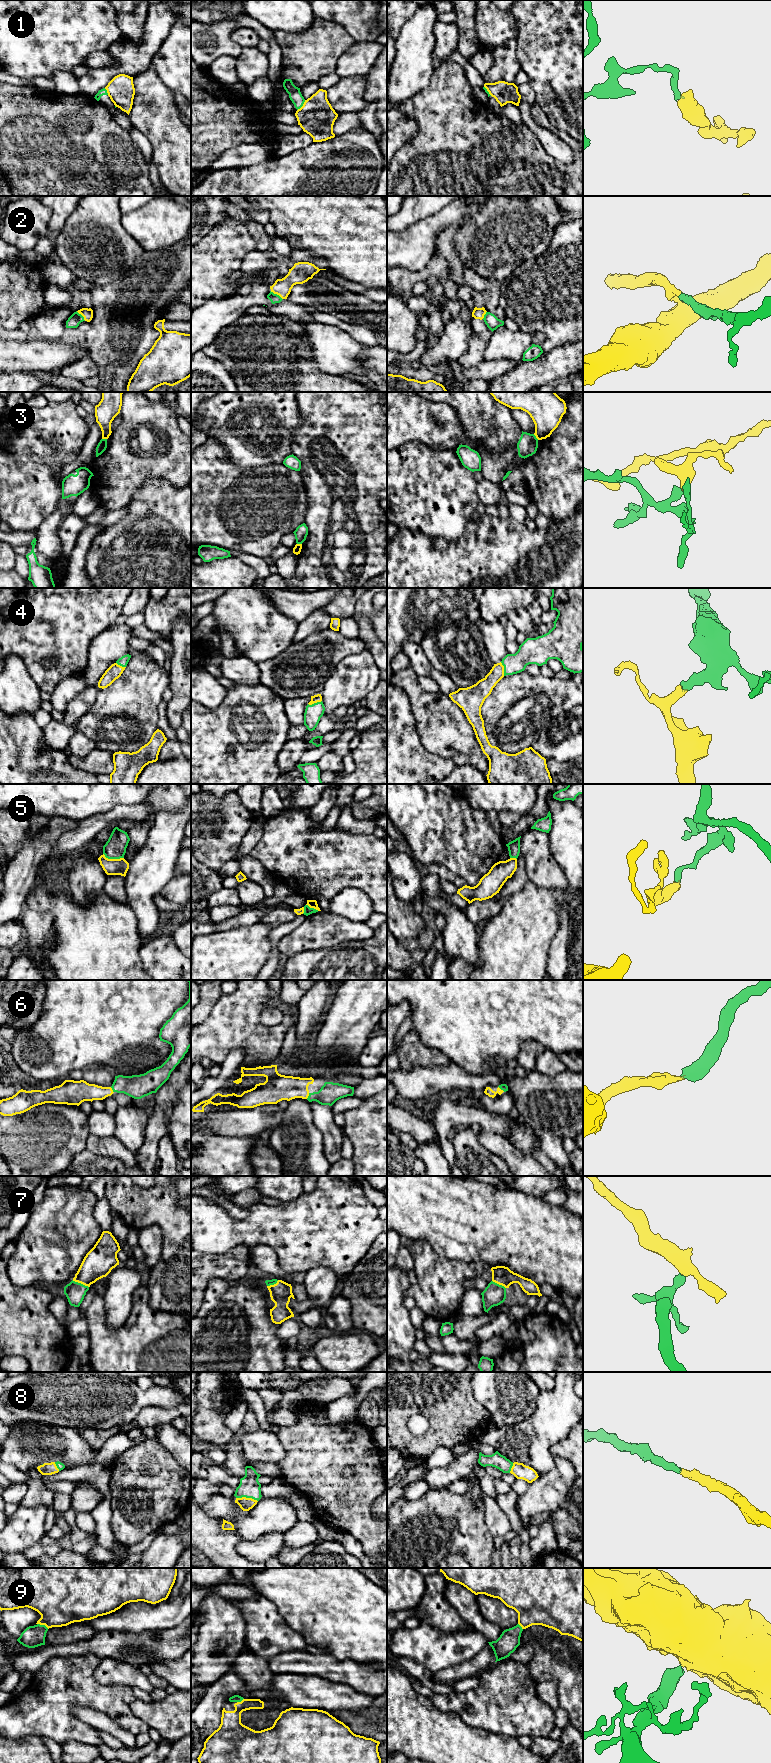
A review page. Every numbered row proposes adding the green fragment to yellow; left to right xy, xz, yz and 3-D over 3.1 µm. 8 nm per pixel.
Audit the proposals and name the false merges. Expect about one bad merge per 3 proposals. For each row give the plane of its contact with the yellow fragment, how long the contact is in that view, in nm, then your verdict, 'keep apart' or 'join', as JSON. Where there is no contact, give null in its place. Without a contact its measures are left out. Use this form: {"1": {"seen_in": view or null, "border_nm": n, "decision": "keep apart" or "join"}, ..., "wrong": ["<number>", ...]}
{"1": {"seen_in": "xz", "border_nm": 110, "decision": "keep apart"}, "2": {"seen_in": "xz", "border_nm": 120, "decision": "join"}, "3": {"seen_in": "yz", "border_nm": 60, "decision": "keep apart"}, "4": {"seen_in": "xz", "border_nm": 120, "decision": "join"}, "5": {"seen_in": "xy", "border_nm": 170, "decision": "keep apart"}, "6": {"seen_in": "xz", "border_nm": 50, "decision": "join"}, "7": {"seen_in": "xy", "border_nm": 150, "decision": "join"}, "8": {"seen_in": "xz", "border_nm": 180, "decision": "join"}, "9": {"seen_in": "xy", "border_nm": 100, "decision": "join"}, "wrong": ["1", "3", "5"]}

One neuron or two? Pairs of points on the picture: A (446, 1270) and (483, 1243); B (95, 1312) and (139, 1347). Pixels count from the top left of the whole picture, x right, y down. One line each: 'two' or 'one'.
A: two
B: one

